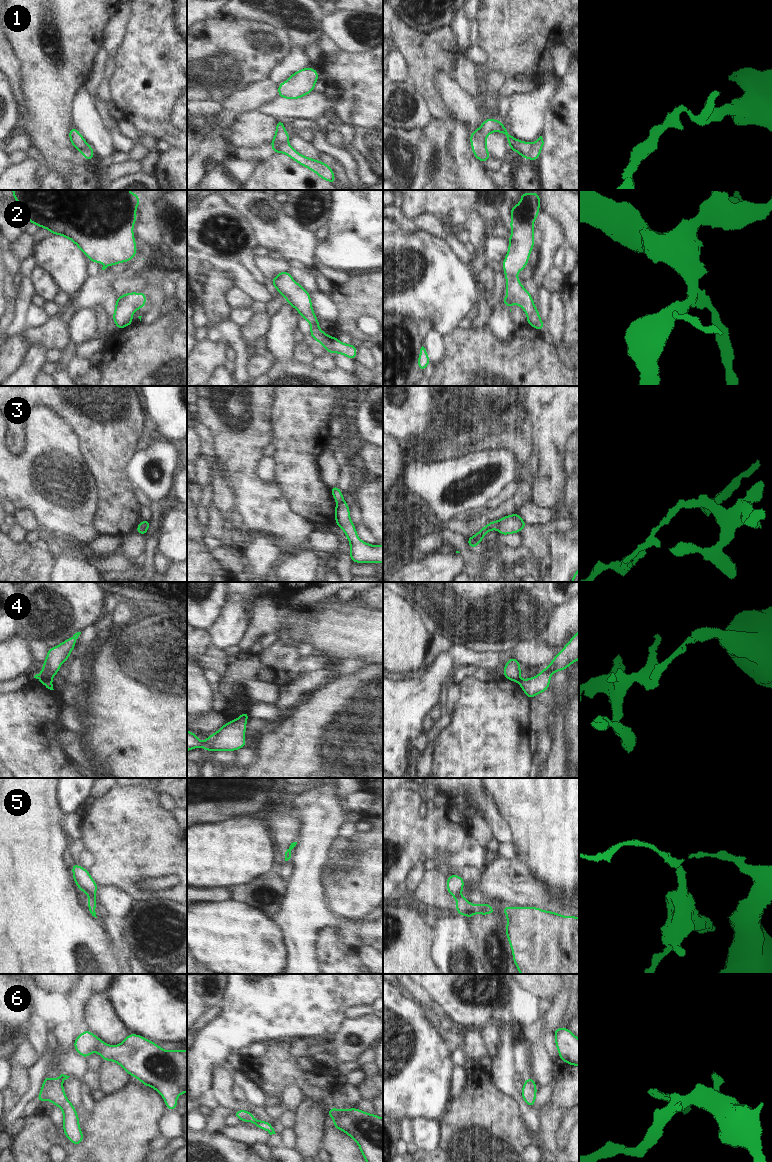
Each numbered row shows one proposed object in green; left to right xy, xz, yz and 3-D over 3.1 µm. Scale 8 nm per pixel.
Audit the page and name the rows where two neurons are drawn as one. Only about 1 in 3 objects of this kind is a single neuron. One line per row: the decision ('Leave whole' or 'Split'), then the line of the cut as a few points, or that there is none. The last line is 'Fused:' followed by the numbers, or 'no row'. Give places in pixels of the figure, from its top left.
1: Split. Split along yz (533, 143), (531, 154), (528, 158)
2: Split. Split along yz (535, 309), (527, 323)
3: Split. Split along yz (499, 521), (497, 528)
4: Split. Split along xy (41, 680), (50, 682)
5: Split. Split along xy (89, 897), (94, 898)
6: Split. Split along xz (255, 1119), (253, 1122)
Fused: 1, 2, 3, 4, 5, 6

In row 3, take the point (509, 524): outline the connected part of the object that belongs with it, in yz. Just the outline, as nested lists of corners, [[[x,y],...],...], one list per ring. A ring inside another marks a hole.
[[[519,513],[506,515],[499,520],[498,532],[500,535],[509,535],[512,533],[520,533],[527,526],[527,523],[522,520]]]

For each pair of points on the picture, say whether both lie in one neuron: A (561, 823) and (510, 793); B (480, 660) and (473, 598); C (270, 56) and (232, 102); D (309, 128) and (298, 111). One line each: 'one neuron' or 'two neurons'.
A: one neuron
B: two neurons
C: two neurons
D: two neurons

